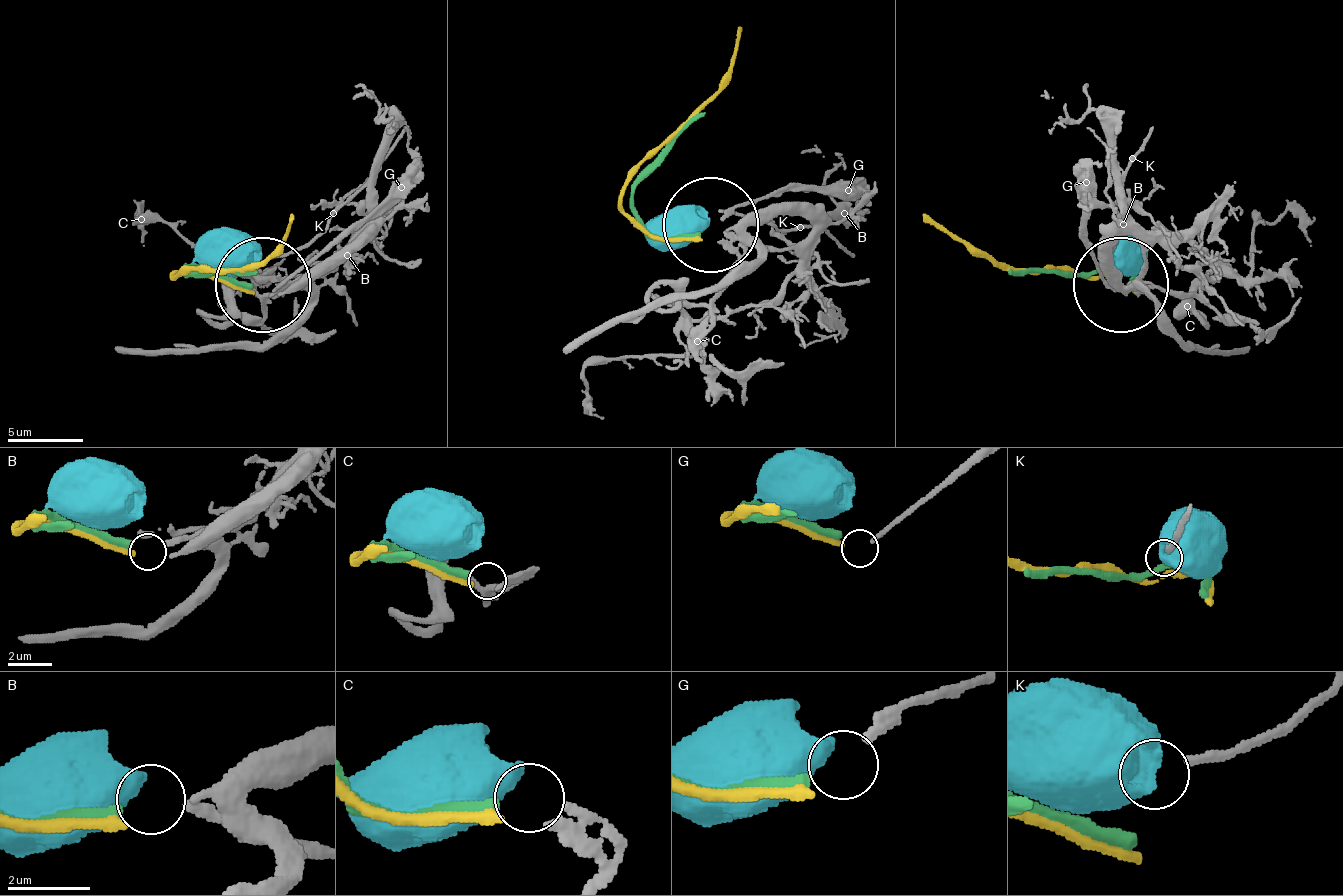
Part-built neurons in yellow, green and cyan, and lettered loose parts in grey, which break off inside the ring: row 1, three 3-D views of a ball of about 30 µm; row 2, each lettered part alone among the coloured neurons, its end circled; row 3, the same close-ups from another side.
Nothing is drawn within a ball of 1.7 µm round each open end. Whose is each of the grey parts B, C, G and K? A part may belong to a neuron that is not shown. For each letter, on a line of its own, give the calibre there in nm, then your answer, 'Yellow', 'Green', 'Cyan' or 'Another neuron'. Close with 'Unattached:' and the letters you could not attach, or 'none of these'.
B: Thickness 280 nm. Green
C: Thickness 360 nm. Another neuron
G: Thickness 240 nm. Another neuron
K: Thickness 200 nm. Cyan
Unattached: C, G

